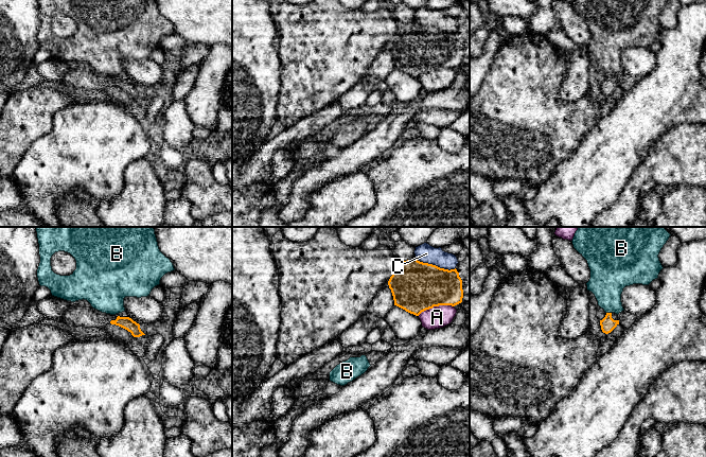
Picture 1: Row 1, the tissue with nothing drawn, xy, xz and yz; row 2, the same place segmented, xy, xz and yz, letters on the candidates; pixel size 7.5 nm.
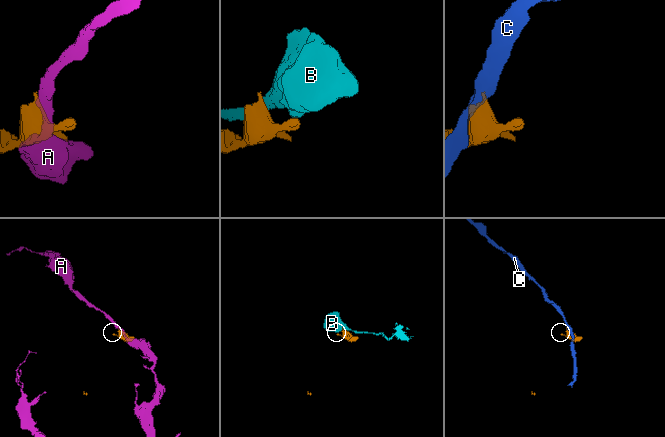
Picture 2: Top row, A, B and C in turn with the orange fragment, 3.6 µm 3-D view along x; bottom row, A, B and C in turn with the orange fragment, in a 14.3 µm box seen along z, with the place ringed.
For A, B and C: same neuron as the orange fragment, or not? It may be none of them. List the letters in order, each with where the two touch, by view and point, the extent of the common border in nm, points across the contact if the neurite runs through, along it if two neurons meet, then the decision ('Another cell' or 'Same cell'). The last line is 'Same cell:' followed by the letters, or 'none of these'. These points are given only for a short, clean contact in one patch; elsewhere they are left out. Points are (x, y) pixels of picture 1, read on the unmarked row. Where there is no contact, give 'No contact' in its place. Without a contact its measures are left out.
A: Touches orange at xz (435, 68). Shared border 280 nm. Another cell
B: Touches orange at yz (609, 75). Shared border 40 nm. Boundary: yz (606, 74), (611, 75). Another cell
C: Touches orange at xz (435, 28). Shared border 320 nm. Another cell
Same cell: none of these

